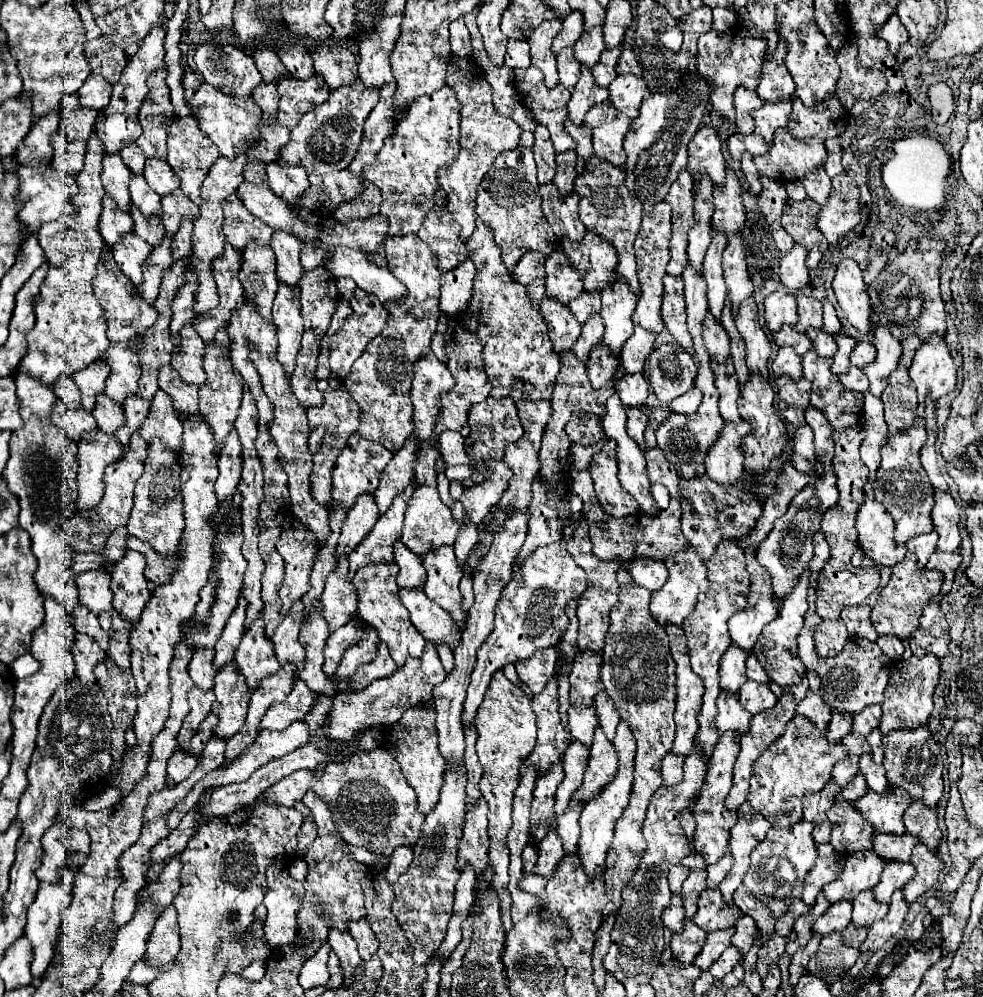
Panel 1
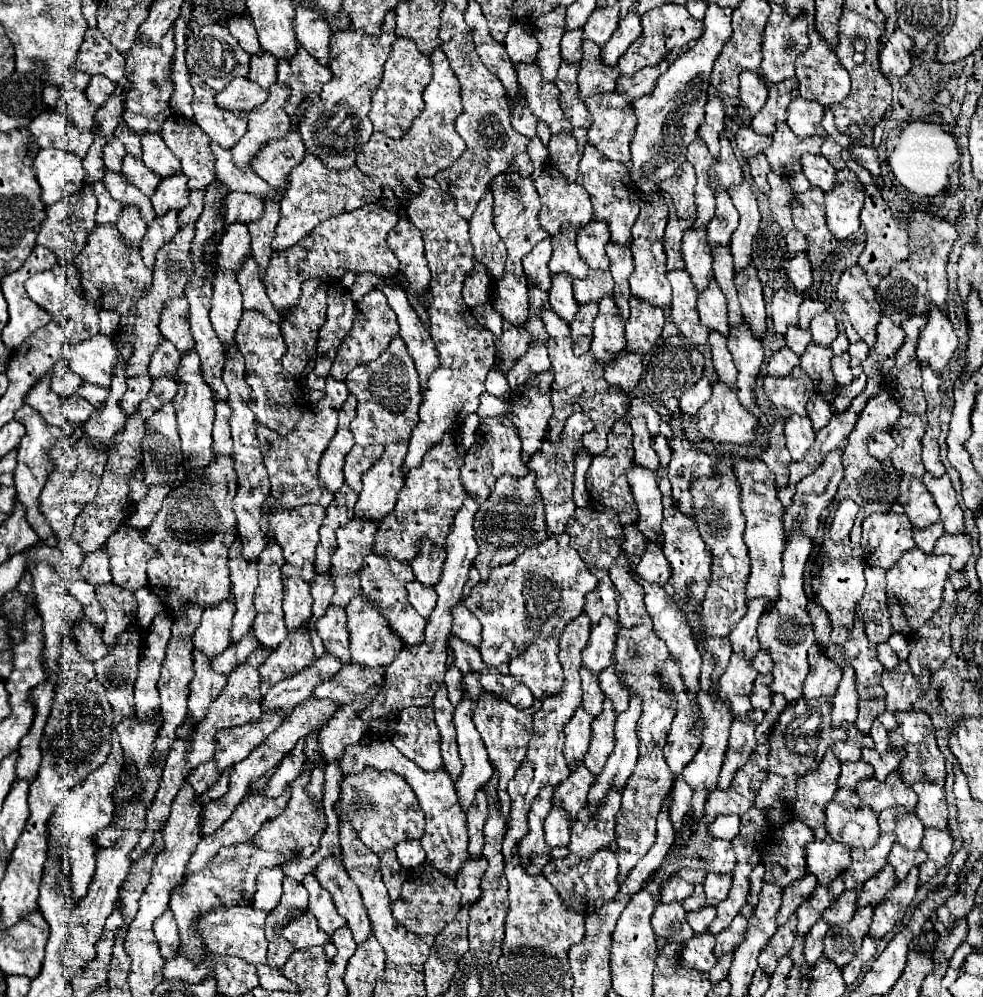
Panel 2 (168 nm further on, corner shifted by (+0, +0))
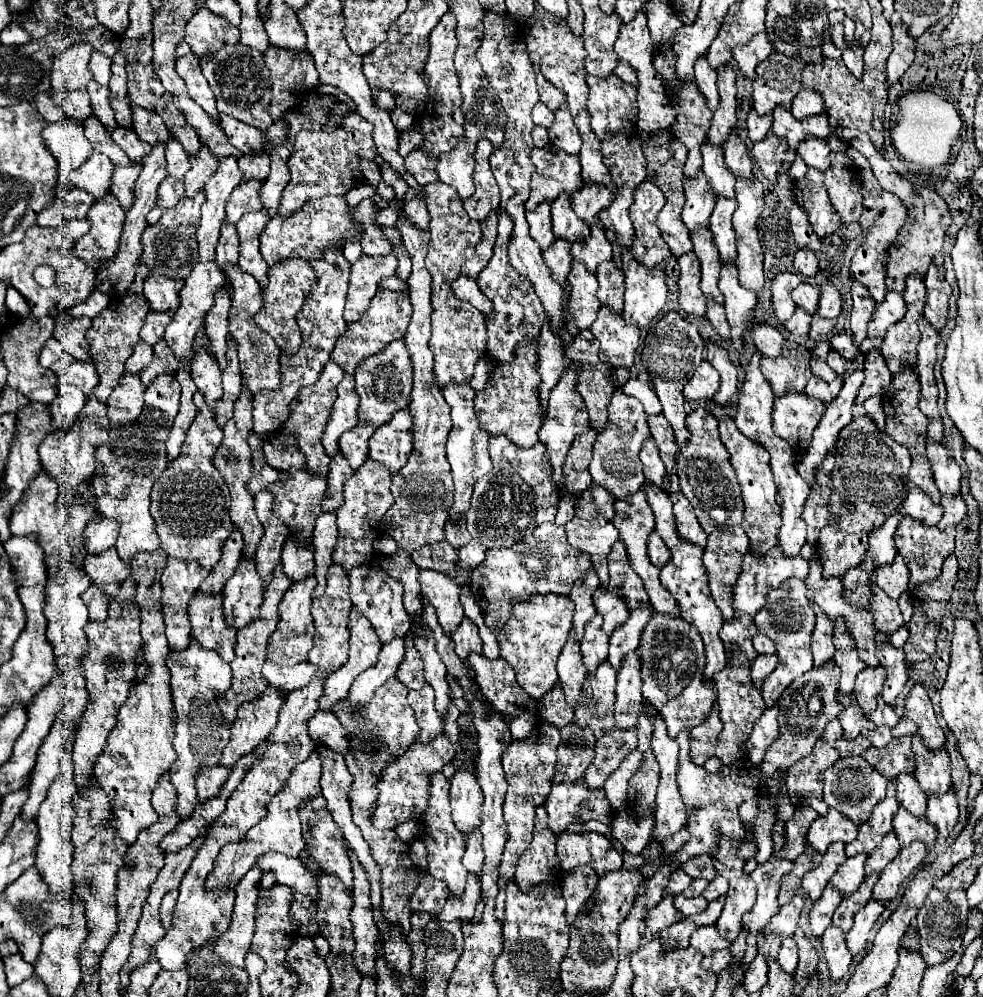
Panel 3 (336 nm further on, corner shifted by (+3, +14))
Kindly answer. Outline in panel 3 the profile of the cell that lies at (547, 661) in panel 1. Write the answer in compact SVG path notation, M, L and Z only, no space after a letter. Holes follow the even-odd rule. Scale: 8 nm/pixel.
M559 594L535 596L529 602L517 604L517 608L513 608L511 620L507 620L507 628L503 630L503 636L497 636L501 646L501 658L515 668L517 682L531 698L537 700L543 698L557 684L555 664L559 652L563 650L569 638L571 608L573 604L569 596L559 596Z

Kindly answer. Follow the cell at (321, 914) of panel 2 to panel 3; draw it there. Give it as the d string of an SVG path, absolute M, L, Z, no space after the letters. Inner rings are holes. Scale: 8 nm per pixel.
M267 852L259 856L257 866L261 866L263 872L273 870L277 876L277 884L287 884L295 892L301 892L313 902L319 902L321 874L313 874L299 858L287 858L277 852Z

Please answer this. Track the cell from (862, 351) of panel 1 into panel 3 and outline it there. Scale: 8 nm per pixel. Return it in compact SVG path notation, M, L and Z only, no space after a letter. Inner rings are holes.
M851 332L833 334L833 336L831 336L831 348L837 350L837 352L839 352L841 356L845 356L845 358L853 358L853 356L859 352L859 348L857 348Z

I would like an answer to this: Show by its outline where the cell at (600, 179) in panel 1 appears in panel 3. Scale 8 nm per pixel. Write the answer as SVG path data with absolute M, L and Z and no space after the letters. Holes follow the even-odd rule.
M581 110L577 114L575 124L577 124L581 140L583 140L583 146L579 152L579 160L581 160L581 168L583 168L583 172L581 172L583 182L603 186L603 188L611 190L611 194L617 194L617 188L615 188L611 174L609 174L609 168L603 164L601 140L595 136L595 132L591 132L587 110Z

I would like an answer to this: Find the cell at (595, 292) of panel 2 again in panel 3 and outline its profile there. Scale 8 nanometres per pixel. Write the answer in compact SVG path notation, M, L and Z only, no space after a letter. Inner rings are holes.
M595 222L591 224L591 234L583 244L573 244L571 246L571 256L573 260L581 262L587 272L595 274L599 264L605 260L611 260L611 244L603 236L603 224Z

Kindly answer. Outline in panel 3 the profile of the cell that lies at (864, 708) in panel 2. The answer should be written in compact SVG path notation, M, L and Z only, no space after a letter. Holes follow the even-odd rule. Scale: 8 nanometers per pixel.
M881 666L877 668L865 668L859 676L857 676L857 682L855 682L855 698L857 698L857 704L861 706L861 710L867 714L867 712L873 712L875 706L877 706L877 696L881 694L883 690L883 682L885 682L885 672Z

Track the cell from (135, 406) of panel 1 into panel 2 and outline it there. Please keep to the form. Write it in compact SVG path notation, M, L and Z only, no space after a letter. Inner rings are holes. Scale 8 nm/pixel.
M144 374L142 378L128 378L128 390L122 398L122 410L126 416L130 416L138 410L140 402L148 396L150 386L152 386L150 374Z

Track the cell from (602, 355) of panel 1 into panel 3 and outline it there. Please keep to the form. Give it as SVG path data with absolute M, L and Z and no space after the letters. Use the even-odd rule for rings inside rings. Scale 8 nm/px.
M603 262L597 268L597 280L599 280L599 300L603 306L611 308L615 314L623 312L623 292L625 292L625 284L623 284L623 272L615 268L615 262Z

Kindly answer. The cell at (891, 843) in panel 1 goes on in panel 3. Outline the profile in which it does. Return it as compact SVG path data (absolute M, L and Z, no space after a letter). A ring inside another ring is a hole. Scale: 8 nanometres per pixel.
M897 776L895 778L895 788L897 788L897 800L899 804L911 812L915 818L923 818L925 816L925 808L927 808L927 796L923 796L923 790L919 788L915 776Z

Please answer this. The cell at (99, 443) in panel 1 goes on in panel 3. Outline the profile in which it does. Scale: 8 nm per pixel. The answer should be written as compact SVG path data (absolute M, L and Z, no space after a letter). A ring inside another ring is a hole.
M127 294L119 300L113 300L111 308L105 308L99 316L95 316L91 324L91 332L87 332L87 336L91 336L91 358L101 378L93 396L97 396L103 404L107 404L109 394L113 392L113 388L119 384L121 376L125 374L125 362L133 354L135 344L139 342L139 330L145 324L147 312L149 312L147 300L139 300L139 296Z

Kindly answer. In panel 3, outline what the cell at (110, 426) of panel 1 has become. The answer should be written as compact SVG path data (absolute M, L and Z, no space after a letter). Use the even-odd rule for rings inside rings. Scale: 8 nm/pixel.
M91 360L73 362L69 368L65 368L61 382L77 386L79 390L83 390L85 396L89 396L93 392L93 388L99 384L99 374L97 374L95 364Z

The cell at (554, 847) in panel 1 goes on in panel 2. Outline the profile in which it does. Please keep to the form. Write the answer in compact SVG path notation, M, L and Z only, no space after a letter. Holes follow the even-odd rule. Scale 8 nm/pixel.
M552 806L546 822L544 822L544 832L546 832L546 844L552 848L566 846L570 840L570 826L572 818L566 816L564 810L558 810L558 806Z

